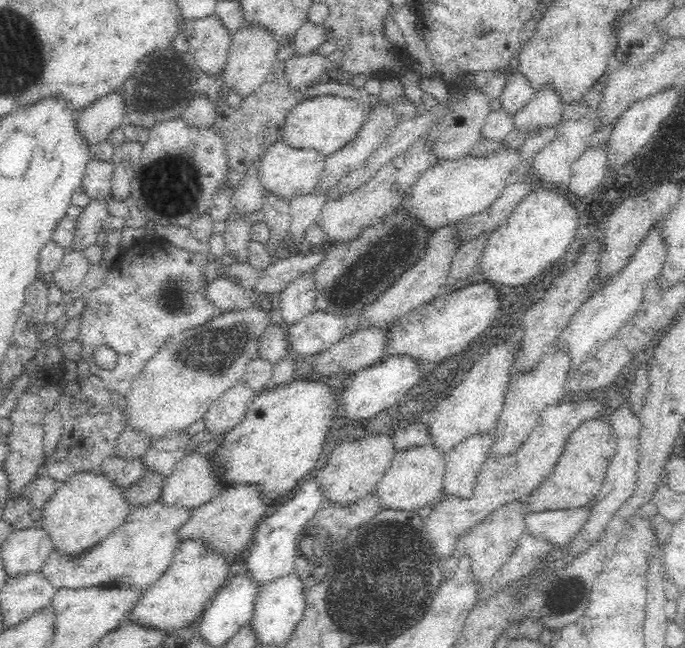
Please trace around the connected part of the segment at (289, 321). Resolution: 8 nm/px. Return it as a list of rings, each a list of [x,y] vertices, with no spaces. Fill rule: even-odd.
[[[312,274],[302,276],[298,280],[291,282],[282,290],[275,294],[274,305],[278,307],[283,327],[290,327],[303,320],[313,311],[313,282]]]

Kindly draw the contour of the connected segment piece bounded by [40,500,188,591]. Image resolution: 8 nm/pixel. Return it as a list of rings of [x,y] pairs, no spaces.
[[[159,500],[148,506],[136,506],[130,508],[125,519],[89,553],[85,554],[76,564],[67,558],[60,557],[53,552],[41,568],[41,575],[53,590],[84,590],[84,588],[130,588],[134,590],[149,589],[156,582],[173,557],[175,546],[179,540],[175,540],[175,530],[186,522],[187,512],[185,508],[168,508]]]

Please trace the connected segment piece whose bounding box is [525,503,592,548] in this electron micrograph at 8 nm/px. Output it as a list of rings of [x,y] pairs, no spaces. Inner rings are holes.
[[[592,503],[578,508],[533,512],[526,514],[526,526],[538,535],[544,535],[558,548],[574,542],[584,524],[592,518]]]

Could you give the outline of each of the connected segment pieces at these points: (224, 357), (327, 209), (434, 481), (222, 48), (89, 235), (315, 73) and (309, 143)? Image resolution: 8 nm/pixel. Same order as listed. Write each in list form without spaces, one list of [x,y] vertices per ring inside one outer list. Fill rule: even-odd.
[[[246,304],[245,308],[238,311],[214,316],[206,324],[171,334],[164,346],[161,346],[160,350],[131,378],[129,389],[123,394],[124,404],[118,410],[123,428],[152,442],[179,434],[187,426],[203,420],[208,405],[220,398],[226,390],[241,382],[246,363],[256,358],[255,338],[269,325],[270,315],[264,313],[264,310]]]
[[[413,142],[388,164],[381,166],[380,170],[373,177],[370,177],[361,188],[350,193],[344,193],[337,200],[330,199],[324,202],[313,225],[324,232],[324,236],[328,238],[328,245],[354,241],[364,232],[365,226],[368,226],[373,218],[392,212],[392,208],[408,192],[415,176],[436,162],[438,160],[429,158],[421,146],[421,142]]]
[[[431,442],[397,450],[384,478],[381,478],[376,486],[383,507],[417,511],[424,505],[439,500],[444,493],[443,484],[448,457],[448,452],[444,452],[436,443]]]
[[[214,14],[190,19],[184,23],[188,43],[187,53],[202,72],[217,77],[224,66],[231,36]]]
[[[91,201],[83,208],[82,213],[75,220],[74,238],[69,251],[82,251],[95,245],[96,236],[107,221],[106,205],[103,201]]]
[[[316,53],[296,56],[284,60],[283,79],[288,88],[302,91],[315,84],[316,79],[326,71],[326,57]]]
[[[321,95],[302,100],[285,117],[281,130],[281,140],[288,146],[299,149],[311,149],[319,156],[330,156],[342,150],[356,134],[362,130],[366,120],[358,97],[342,98],[334,95]]]

